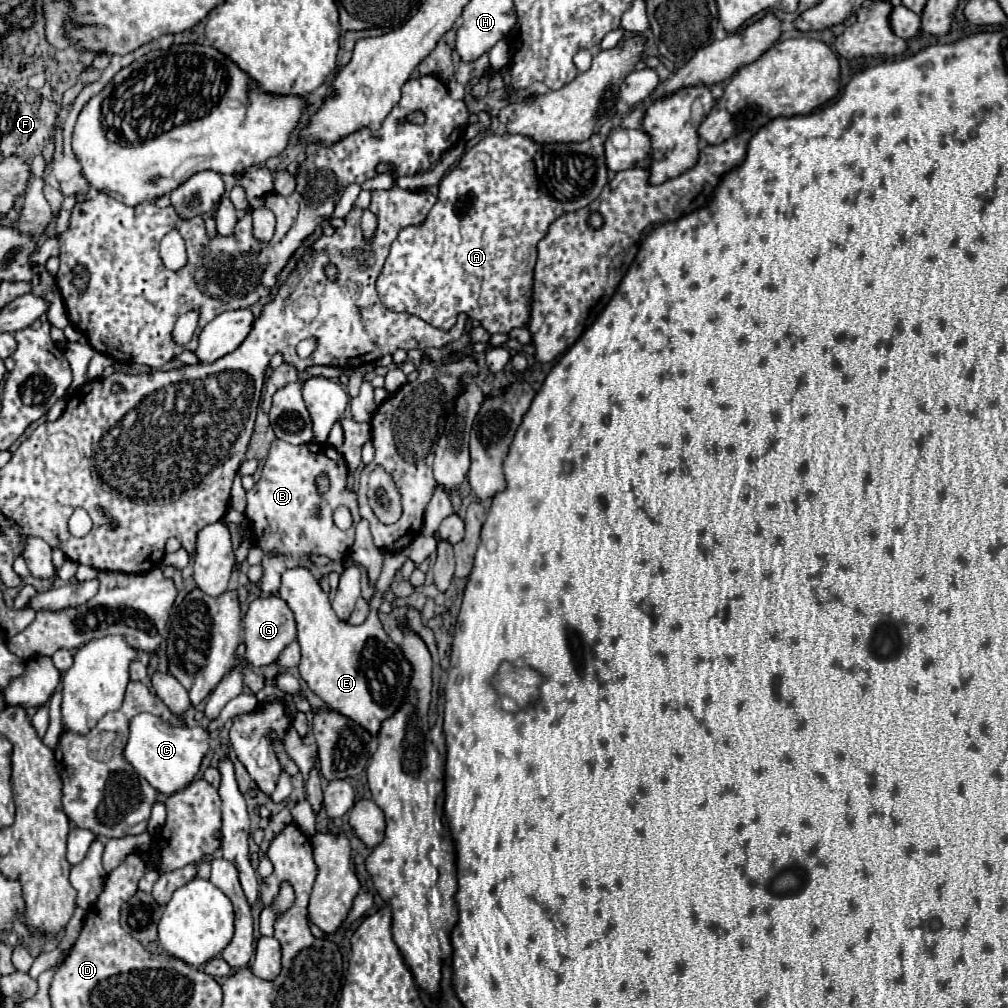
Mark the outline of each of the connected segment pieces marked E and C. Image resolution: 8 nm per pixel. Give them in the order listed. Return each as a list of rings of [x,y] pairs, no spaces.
[[[402,551],[386,553],[374,597],[368,603],[370,613],[366,621],[356,627],[342,623],[336,617],[328,593],[322,591],[316,577],[306,567],[286,569],[282,575],[282,587],[278,591],[278,595],[288,603],[296,619],[296,641],[300,643],[302,653],[302,659],[298,663],[300,677],[330,709],[338,709],[352,721],[358,721],[372,735],[376,735],[382,721],[390,717],[394,709],[398,709],[410,679],[410,665],[406,665],[402,651],[384,633],[382,623],[378,621],[378,607],[384,601],[384,595],[390,589],[394,575],[404,565],[404,561],[406,555]]]
[[[140,713],[130,719],[130,735],[124,747],[124,759],[144,777],[154,789],[170,795],[184,789],[198,773],[202,757],[208,751],[208,733],[202,727],[176,728],[152,713]]]

